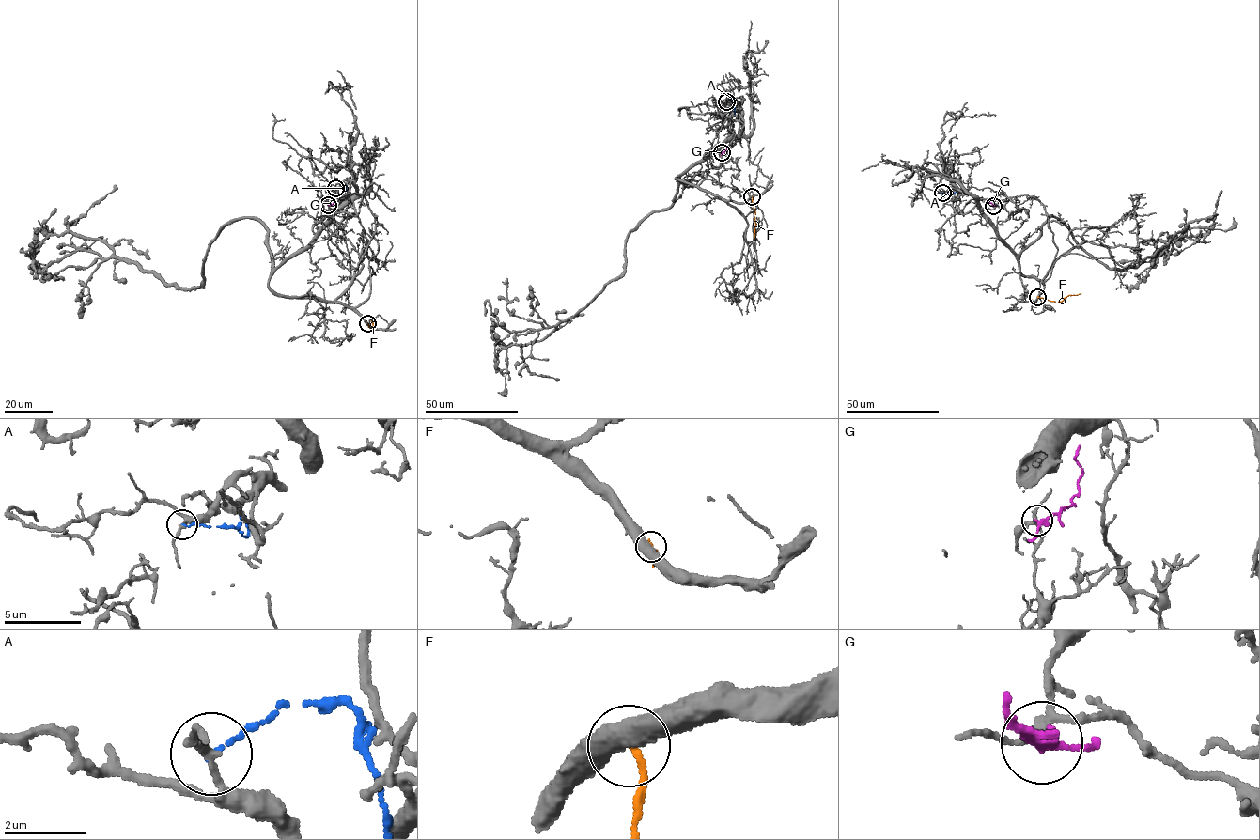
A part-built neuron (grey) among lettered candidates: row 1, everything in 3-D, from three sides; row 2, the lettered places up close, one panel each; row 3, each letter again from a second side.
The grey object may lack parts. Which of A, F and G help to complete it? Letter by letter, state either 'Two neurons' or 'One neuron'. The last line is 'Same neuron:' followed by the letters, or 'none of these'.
A: Two neurons
F: Two neurons
G: Two neurons
Same neuron: none of these

